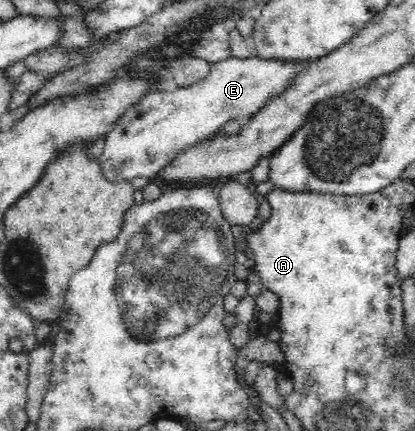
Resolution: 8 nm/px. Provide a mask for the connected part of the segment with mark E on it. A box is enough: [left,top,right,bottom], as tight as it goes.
[99,56,312,182]

